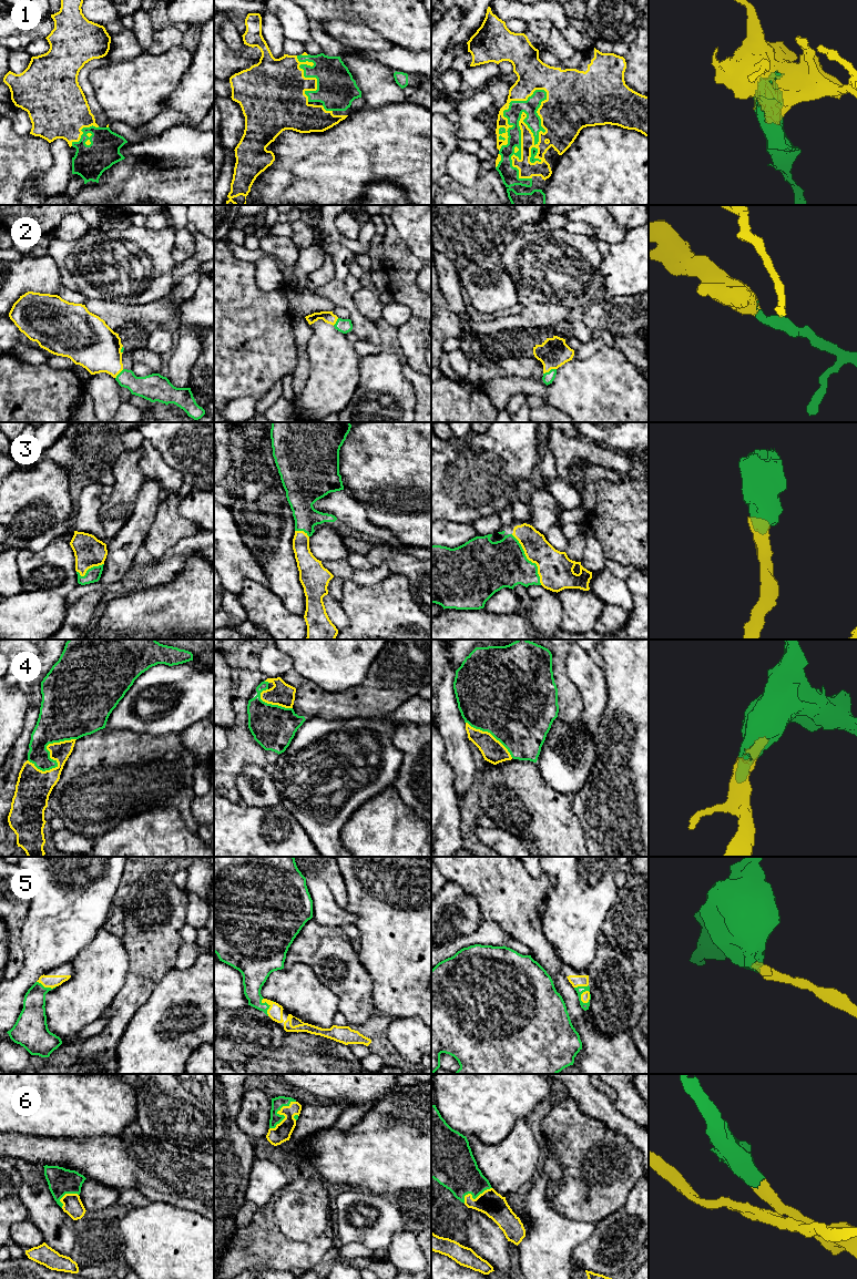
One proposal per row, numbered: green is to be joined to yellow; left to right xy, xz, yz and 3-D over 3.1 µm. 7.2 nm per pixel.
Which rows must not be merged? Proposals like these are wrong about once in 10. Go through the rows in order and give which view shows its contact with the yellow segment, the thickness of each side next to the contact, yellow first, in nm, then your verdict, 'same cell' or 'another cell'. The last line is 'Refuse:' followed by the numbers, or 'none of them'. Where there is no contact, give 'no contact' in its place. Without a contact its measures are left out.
1: yz | 260/120 nm | same cell
2: yz | 220/80 nm | same cell
3: yz | 260/340 nm | same cell
4: xy | 260/280 nm | same cell
5: yz | 60/60 nm | same cell
6: xz | 130/90 nm | same cell
Refuse: none of them

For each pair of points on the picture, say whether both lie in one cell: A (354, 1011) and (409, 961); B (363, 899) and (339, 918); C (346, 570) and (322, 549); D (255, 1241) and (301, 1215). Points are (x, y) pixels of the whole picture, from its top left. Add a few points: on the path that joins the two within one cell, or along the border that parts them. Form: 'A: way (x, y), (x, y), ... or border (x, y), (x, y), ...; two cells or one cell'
A: border (365, 970), (373, 982), (371, 1003), (375, 1015); two cells
B: border (344, 909), (357, 917), (355, 924); two cells
C: border (345, 559), (322, 561); two cells
D: way (266, 1241), (277, 1238), (289, 1226); one cell

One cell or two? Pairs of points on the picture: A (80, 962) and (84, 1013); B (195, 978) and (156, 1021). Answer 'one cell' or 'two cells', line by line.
A: one cell
B: one cell

